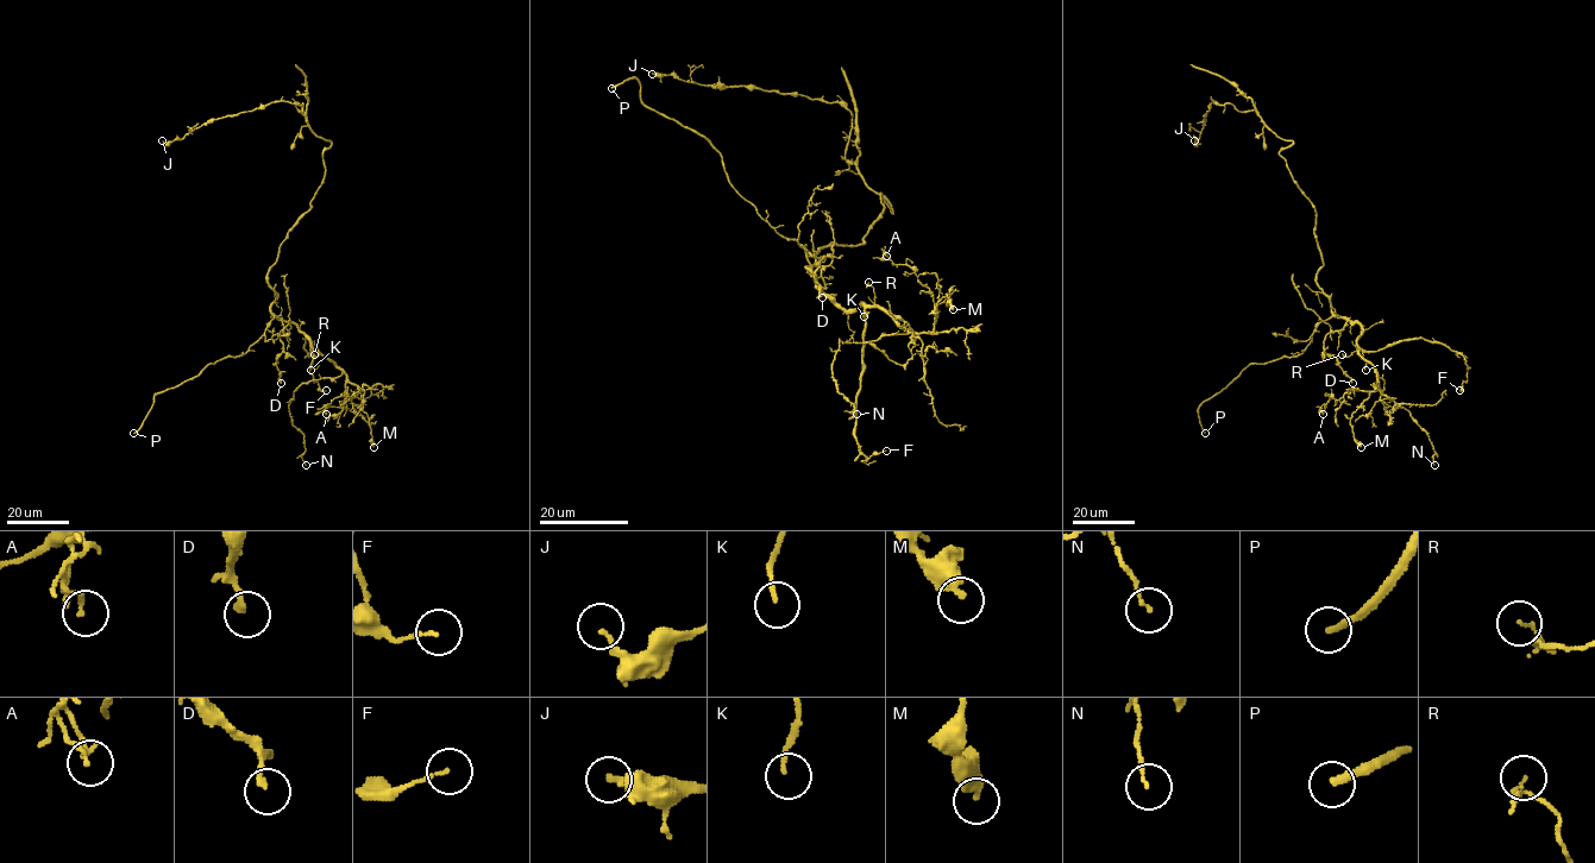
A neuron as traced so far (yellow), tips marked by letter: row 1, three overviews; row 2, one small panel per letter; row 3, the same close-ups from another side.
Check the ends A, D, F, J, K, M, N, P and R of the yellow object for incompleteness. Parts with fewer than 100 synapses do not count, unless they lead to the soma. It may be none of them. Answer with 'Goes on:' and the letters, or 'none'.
Goes on: P

